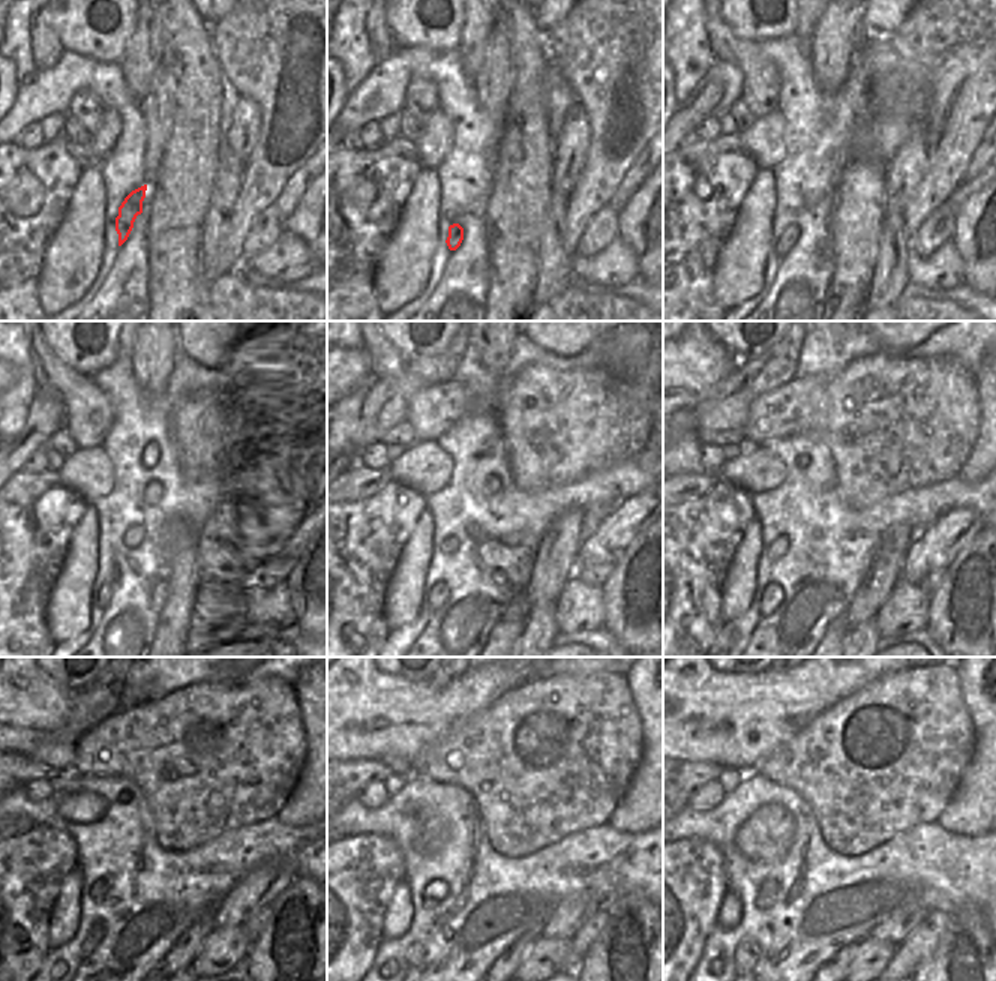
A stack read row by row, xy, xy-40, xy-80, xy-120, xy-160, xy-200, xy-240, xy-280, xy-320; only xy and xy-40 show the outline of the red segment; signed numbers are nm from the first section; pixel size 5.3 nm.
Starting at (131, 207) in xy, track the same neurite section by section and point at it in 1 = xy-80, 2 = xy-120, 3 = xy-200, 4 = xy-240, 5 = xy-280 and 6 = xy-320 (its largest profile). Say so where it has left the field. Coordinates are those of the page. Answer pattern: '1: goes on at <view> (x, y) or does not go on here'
1: goes on at xy-80 (789, 237)
2: goes on at xy-120 (105, 590)
3: goes on at xy-200 (773, 596)
4: goes on at xy-240 (90, 944)
5: goes on at xy-280 (416, 954)
6: goes on at xy-320 (747, 951)

